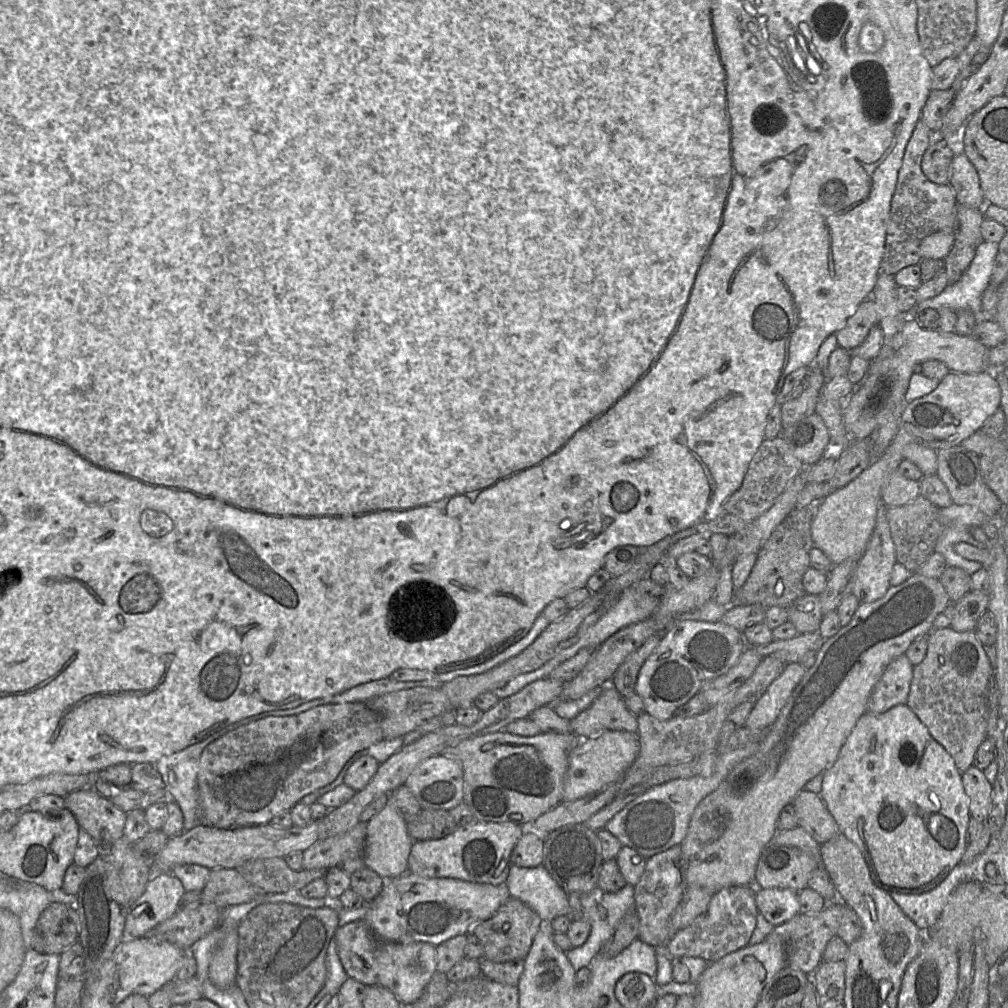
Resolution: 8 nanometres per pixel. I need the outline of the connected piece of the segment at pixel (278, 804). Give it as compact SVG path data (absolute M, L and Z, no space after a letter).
M364 702L321 705L298 715L266 717L227 732L201 754L198 788L202 825L231 829L268 824L304 796L331 783L354 754L382 740L382 718Z

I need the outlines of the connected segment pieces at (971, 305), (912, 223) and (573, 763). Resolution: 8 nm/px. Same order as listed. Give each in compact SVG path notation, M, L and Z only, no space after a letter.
M982 241L975 248L975 256L968 269L954 284L947 285L937 296L916 304L909 317L917 318L917 312L925 308L948 307L958 312L970 309L980 319L982 295L991 281L991 274L998 253L998 243Z
M920 119L905 148L890 204L884 254L881 261L881 271L885 274L895 276L901 269L919 264L922 260L919 246L928 235L938 231L956 230L958 203L954 189L949 183L938 185L931 182L922 172L922 158L933 139L934 136Z
M610 730L581 740L569 756L562 802L596 793L623 777L640 749L638 732Z

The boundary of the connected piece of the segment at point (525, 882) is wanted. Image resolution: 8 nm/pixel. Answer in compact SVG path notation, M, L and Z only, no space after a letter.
M511 864L505 884L511 897L528 905L542 920L571 916L568 895L543 865L526 868Z

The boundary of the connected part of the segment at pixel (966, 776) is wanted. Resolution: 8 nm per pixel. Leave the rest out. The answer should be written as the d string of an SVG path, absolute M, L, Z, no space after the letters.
M971 765L962 773L962 784L969 797L971 817L979 821L988 818L992 804L992 784L984 772Z

